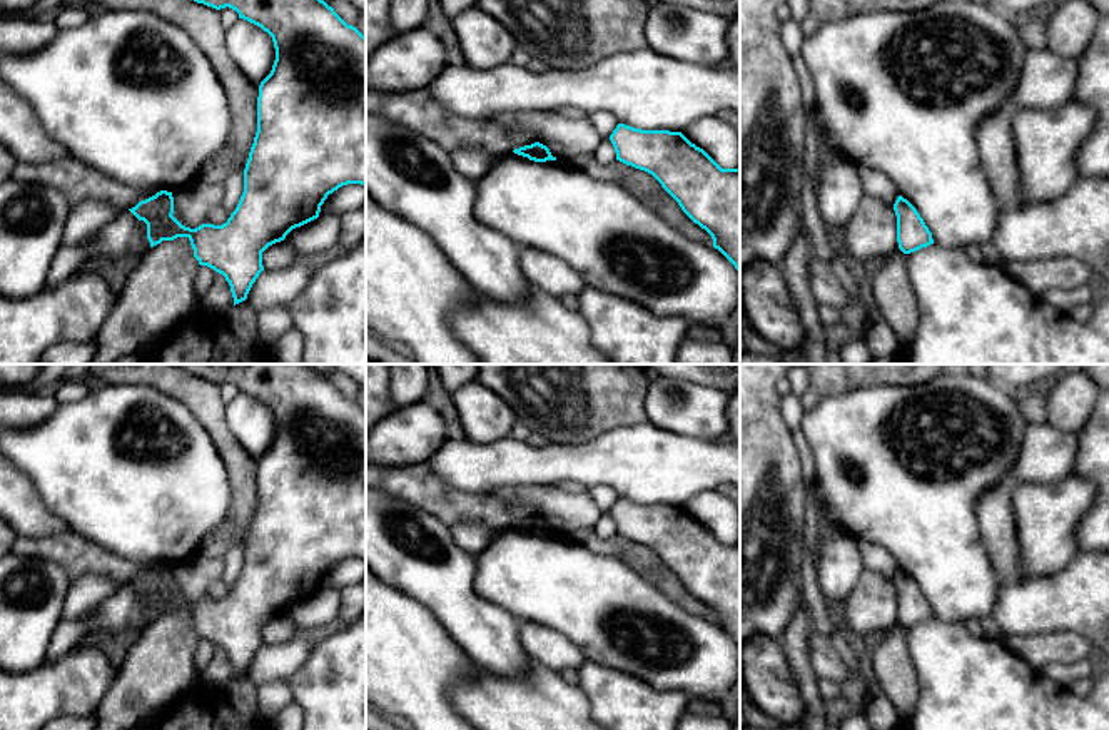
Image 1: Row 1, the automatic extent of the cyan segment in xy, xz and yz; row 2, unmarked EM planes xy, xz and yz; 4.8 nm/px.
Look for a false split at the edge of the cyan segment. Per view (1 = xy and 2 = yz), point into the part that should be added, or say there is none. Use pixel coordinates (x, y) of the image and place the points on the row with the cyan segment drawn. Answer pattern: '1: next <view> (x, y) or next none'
1: next none
2: next none

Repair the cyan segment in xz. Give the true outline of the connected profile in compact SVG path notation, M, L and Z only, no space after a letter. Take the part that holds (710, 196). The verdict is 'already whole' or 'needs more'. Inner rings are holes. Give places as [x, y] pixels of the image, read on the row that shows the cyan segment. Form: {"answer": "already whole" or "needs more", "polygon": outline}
{"answer": "already whole", "polygon": "M618 124L610 140L616 160L651 174L678 202L681 210L711 236L713 247L740 272L740 167L722 169L681 132L641 130Z"}

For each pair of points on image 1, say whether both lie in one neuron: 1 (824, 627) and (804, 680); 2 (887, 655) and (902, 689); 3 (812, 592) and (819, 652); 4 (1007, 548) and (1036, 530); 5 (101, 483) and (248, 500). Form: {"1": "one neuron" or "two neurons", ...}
{"1": "two neurons", "2": "one neuron", "3": "two neurons", "4": "two neurons", "5": "two neurons"}

